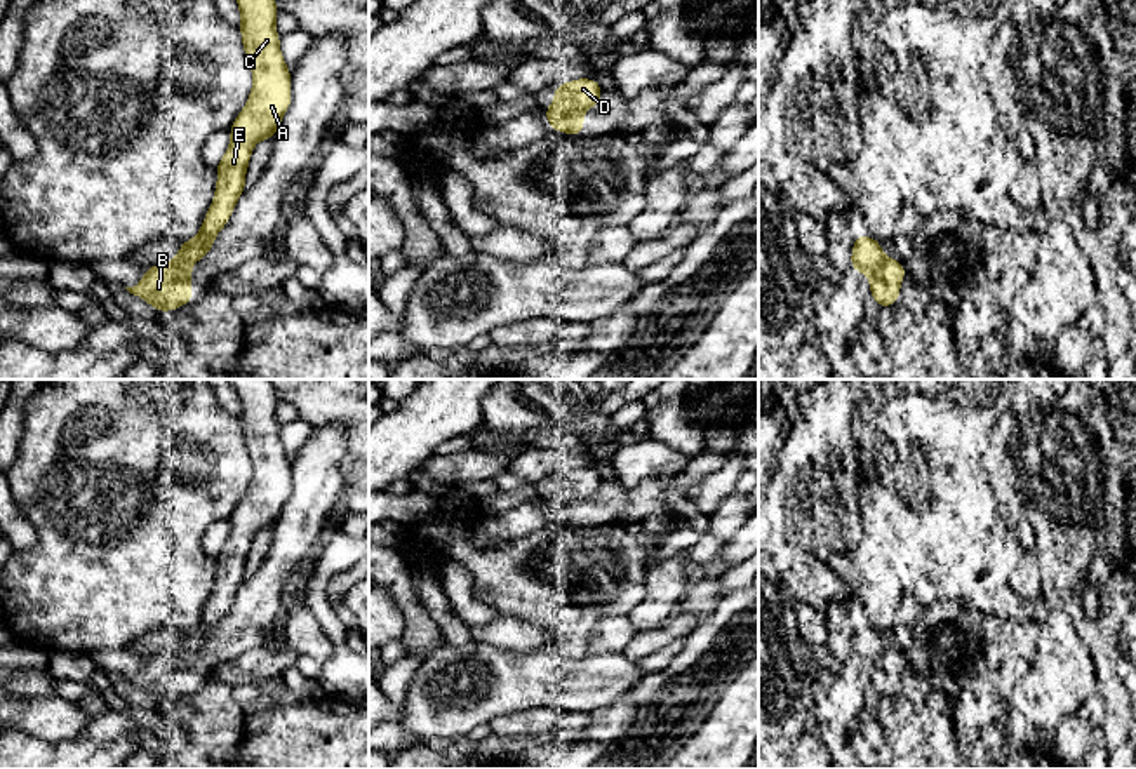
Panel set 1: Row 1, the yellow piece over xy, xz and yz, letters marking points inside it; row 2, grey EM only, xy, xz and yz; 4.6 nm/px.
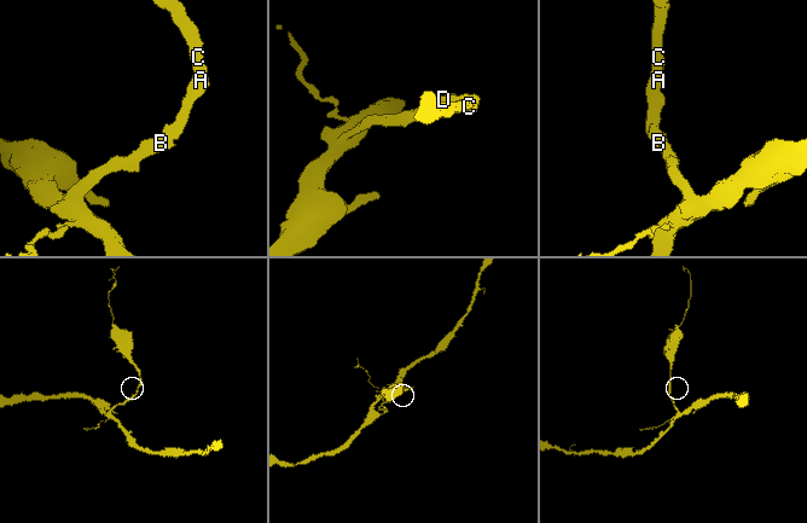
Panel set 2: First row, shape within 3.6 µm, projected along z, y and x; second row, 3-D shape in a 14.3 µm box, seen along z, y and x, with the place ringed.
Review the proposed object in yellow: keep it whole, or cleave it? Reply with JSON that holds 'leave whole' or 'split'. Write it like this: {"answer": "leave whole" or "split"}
{"answer": "leave whole"}

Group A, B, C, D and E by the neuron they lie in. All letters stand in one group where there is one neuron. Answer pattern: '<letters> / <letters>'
A B C D E

